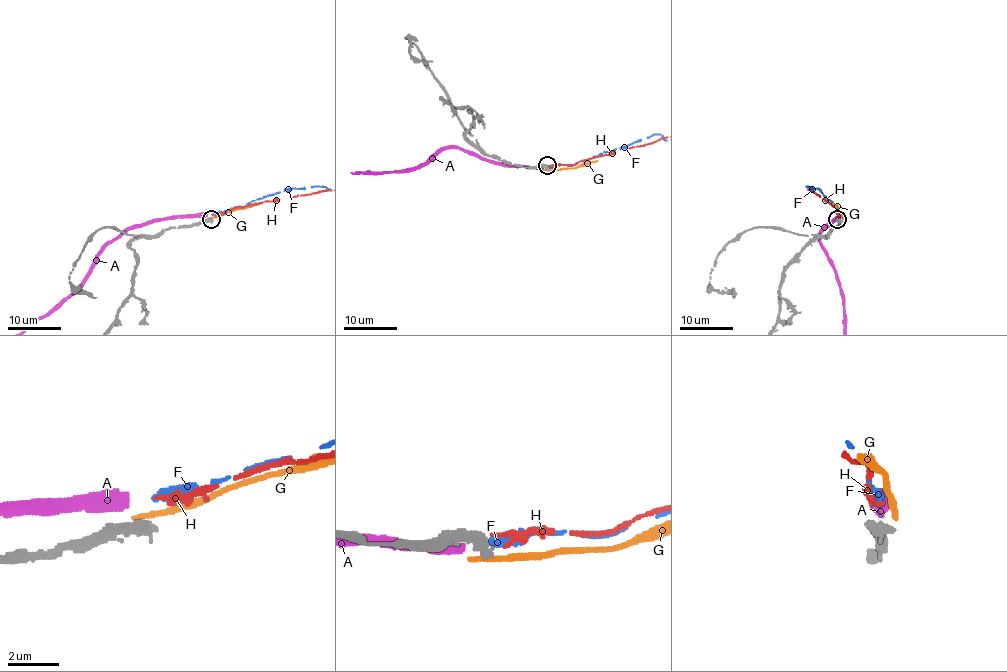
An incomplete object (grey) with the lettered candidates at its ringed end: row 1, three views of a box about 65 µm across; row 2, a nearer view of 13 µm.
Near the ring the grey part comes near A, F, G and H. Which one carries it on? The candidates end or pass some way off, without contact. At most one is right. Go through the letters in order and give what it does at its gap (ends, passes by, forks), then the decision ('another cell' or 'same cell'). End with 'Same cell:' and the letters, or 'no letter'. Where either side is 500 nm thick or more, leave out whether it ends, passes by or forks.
A: another cell
F: another cell
G: another cell
H: another cell
Same cell: no letter

